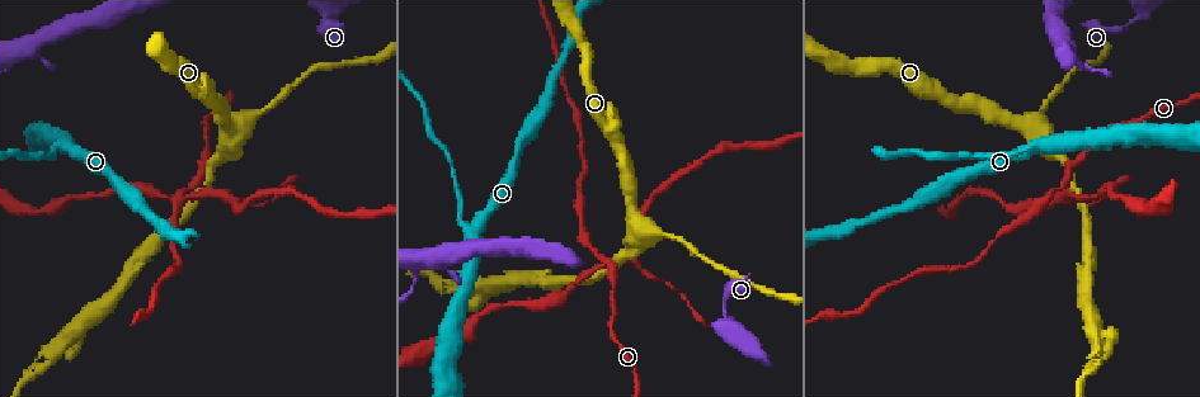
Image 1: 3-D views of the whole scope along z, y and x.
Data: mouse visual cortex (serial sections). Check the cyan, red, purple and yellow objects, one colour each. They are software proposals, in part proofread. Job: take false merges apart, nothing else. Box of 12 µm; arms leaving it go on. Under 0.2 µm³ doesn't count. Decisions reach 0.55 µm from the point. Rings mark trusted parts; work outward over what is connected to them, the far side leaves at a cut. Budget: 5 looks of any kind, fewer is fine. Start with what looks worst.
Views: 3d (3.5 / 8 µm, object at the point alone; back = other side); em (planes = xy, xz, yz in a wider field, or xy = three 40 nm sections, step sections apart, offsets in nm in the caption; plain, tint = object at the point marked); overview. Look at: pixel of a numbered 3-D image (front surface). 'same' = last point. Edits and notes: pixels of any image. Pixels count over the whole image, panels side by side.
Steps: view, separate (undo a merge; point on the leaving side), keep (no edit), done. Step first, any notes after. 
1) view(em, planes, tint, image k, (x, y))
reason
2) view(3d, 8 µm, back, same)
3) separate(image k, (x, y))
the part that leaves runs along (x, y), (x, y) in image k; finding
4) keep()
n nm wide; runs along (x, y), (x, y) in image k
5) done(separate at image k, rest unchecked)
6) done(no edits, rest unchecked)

view(3d, 3.5 µm, image 1, (196, 180))
sharp bend

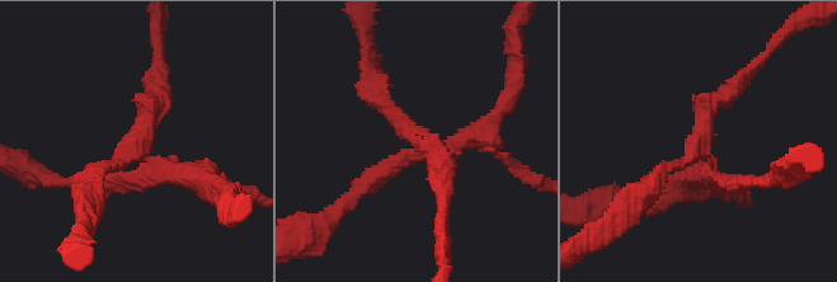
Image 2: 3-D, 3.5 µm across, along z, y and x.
separate(image 2, (476, 140))
arms of 200, 200, 250, 250 nm; two cells meet here

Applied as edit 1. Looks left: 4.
view(3d, 3.5 µm, back, image 1, (66, 148))
calibre changes

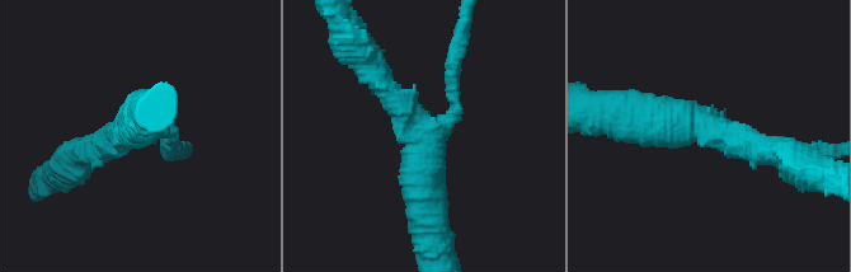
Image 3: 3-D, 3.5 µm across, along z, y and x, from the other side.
view(em, xy, step 3, tint, image 3, (421, 132))
3 arms; arms of 200, 300, 500 nm

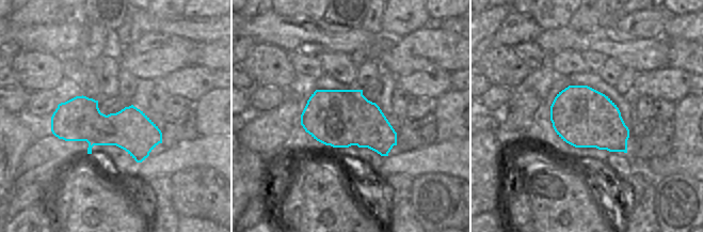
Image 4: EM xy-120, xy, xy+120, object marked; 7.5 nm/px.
view(em, planes, tint, same)
cut it another way

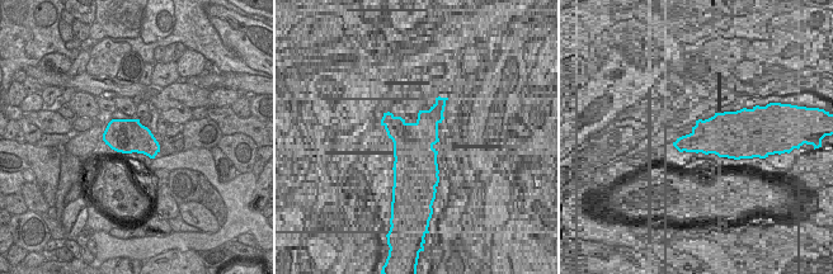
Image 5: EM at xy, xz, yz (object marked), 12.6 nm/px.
keep()
runs along (374, 74), (423, 135), (428, 220) in image 3; continuous, no second cell

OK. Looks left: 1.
done(separate at image 2, rest unchecked)

